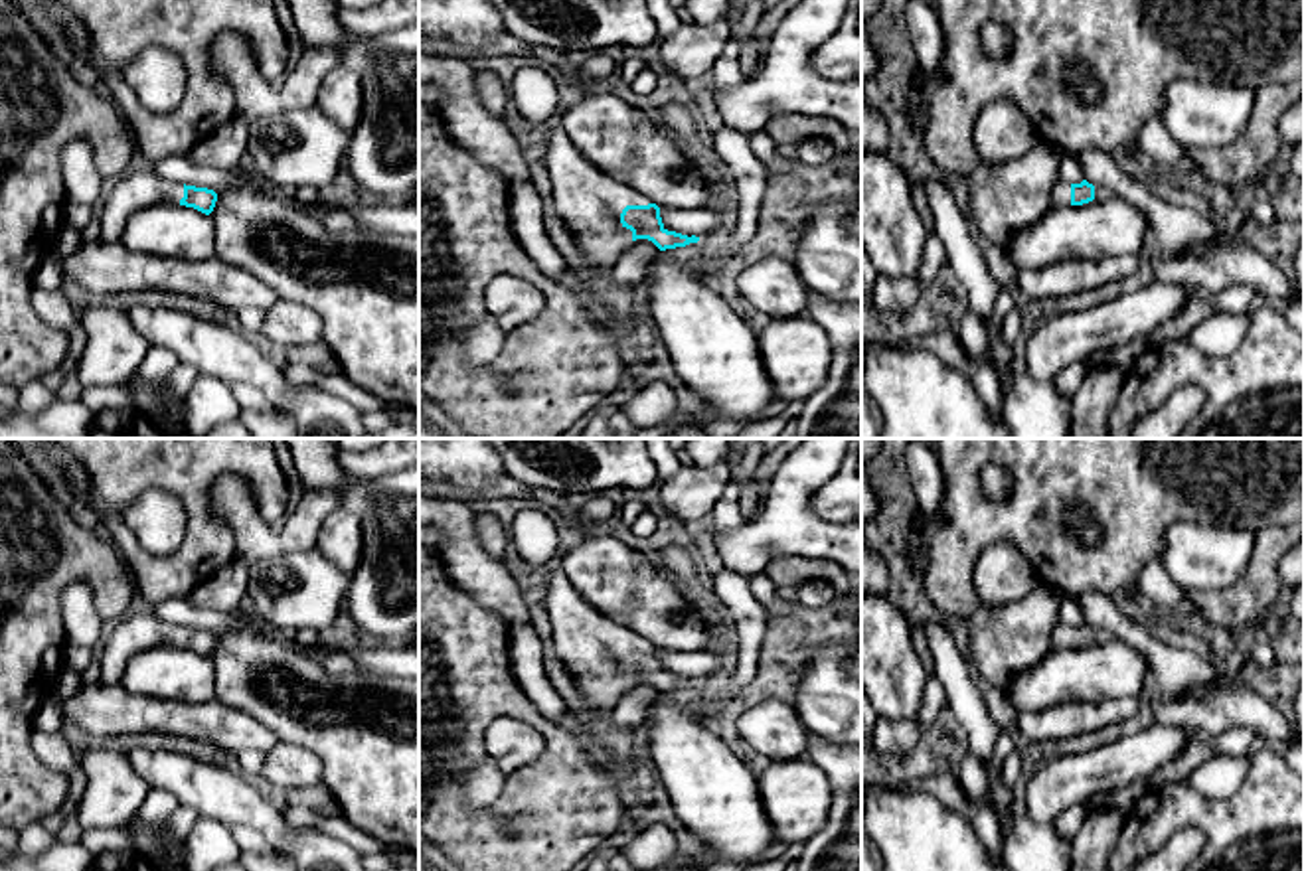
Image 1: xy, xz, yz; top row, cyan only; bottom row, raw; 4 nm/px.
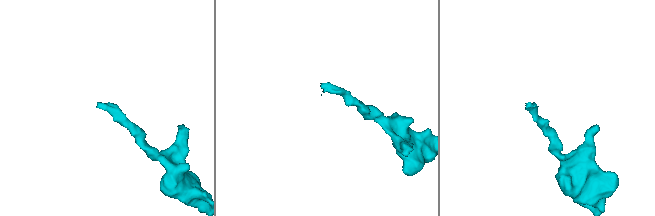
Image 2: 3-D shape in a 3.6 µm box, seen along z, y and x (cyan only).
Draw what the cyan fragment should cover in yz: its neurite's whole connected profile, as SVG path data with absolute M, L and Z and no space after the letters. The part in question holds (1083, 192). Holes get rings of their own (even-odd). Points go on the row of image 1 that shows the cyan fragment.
M1087 180L1081 184L1065 184L1057 182L1051 190L1051 203L1053 207L1071 207L1071 205L1083 205L1093 199L1106 199L1112 194L1104 188L1095 188Z

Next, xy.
M128 170L115 180L111 198L101 213L101 235L109 243L119 243L128 217L158 203L180 203L209 215L217 194L207 188L174 184L154 172Z

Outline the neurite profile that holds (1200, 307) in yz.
M1193 294L1176 318L1164 322L1150 334L1152 346L1164 342L1183 342L1197 324L1211 316L1213 308L1213 296Z

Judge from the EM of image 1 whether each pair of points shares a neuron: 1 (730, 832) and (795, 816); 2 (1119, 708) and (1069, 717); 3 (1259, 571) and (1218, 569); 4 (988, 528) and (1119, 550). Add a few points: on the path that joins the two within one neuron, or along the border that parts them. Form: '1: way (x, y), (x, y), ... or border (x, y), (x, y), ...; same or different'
1: border (755, 779), (761, 791), (763, 812), (777, 840); different
2: way (1107, 712), (1081, 717); same
3: border (1257, 534), (1247, 571), (1227, 587), (1204, 591); different
4: way (1020, 528), (1030, 528), (1059, 557), (1087, 557); same

